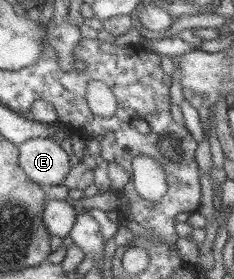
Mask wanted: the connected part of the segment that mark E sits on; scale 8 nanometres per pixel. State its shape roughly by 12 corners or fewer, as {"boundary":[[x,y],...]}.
{"boundary":[[50,137],[17,146],[19,169],[44,188],[61,184],[71,169]]}

